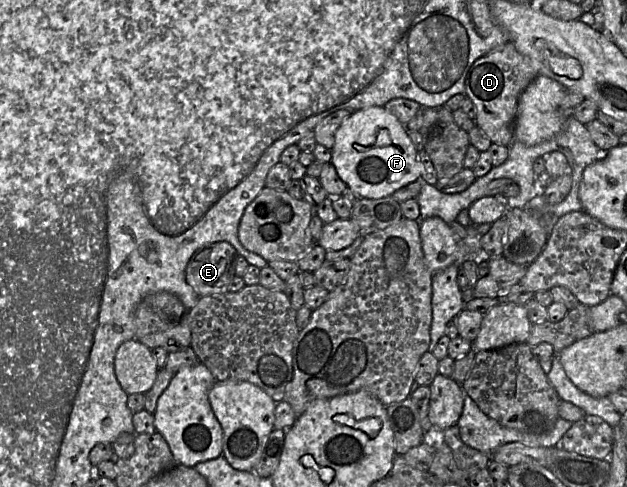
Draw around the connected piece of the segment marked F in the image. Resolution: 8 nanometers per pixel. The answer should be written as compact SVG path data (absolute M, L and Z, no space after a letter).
M384 106L368 107L351 113L337 129L335 142L330 150L330 163L337 174L349 189L362 198L379 199L390 196L422 174L422 163L407 134L406 125Z

